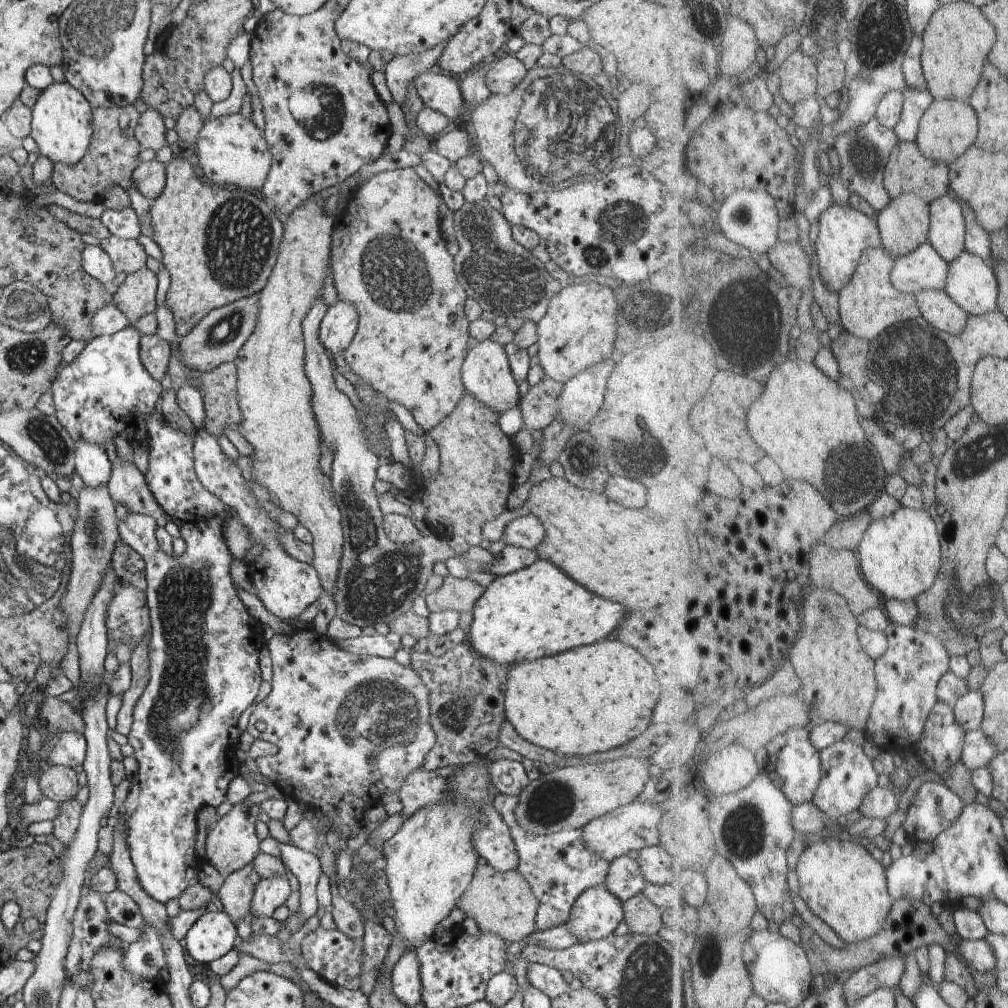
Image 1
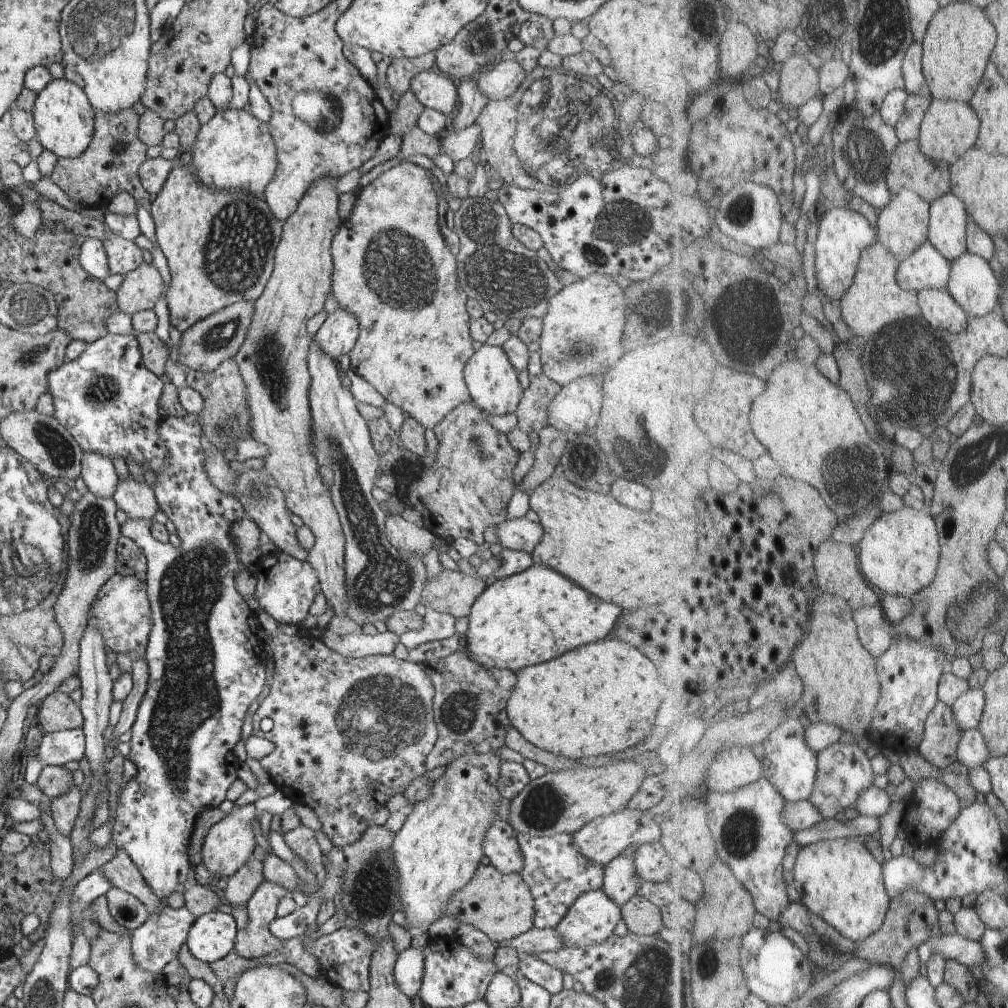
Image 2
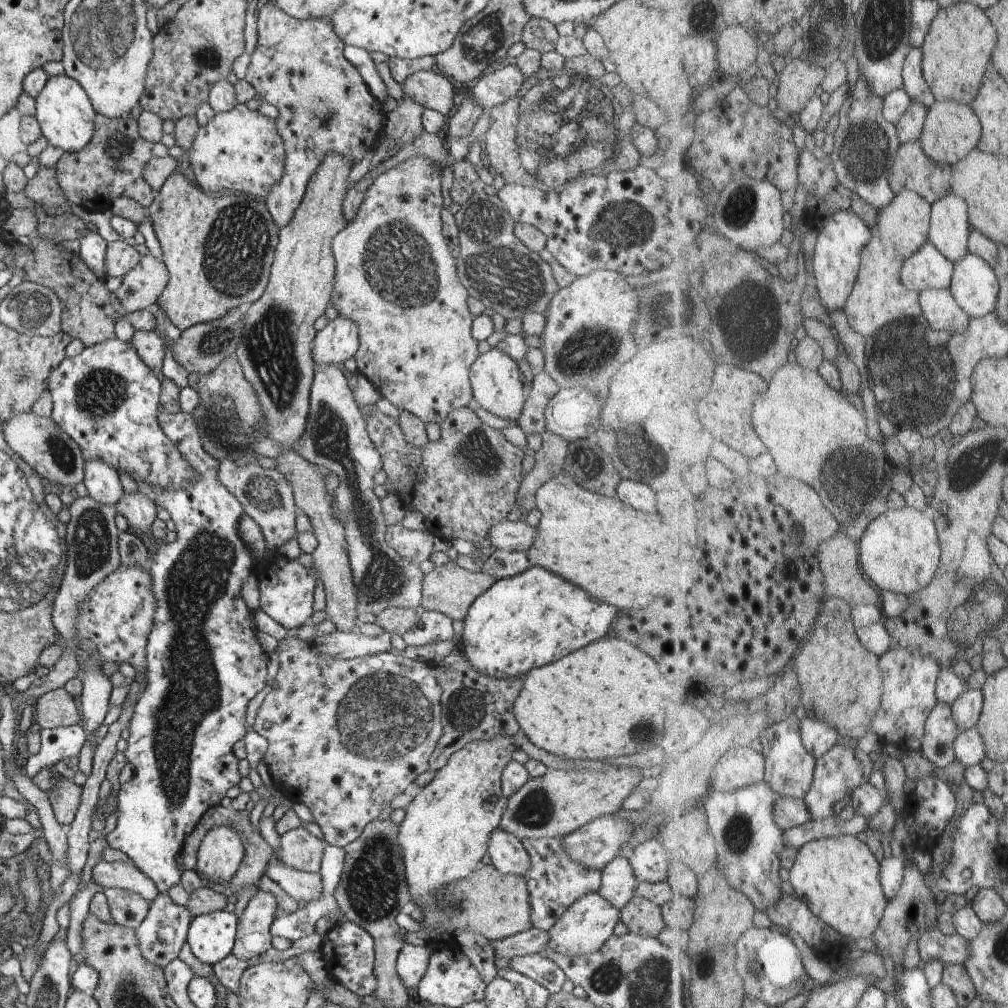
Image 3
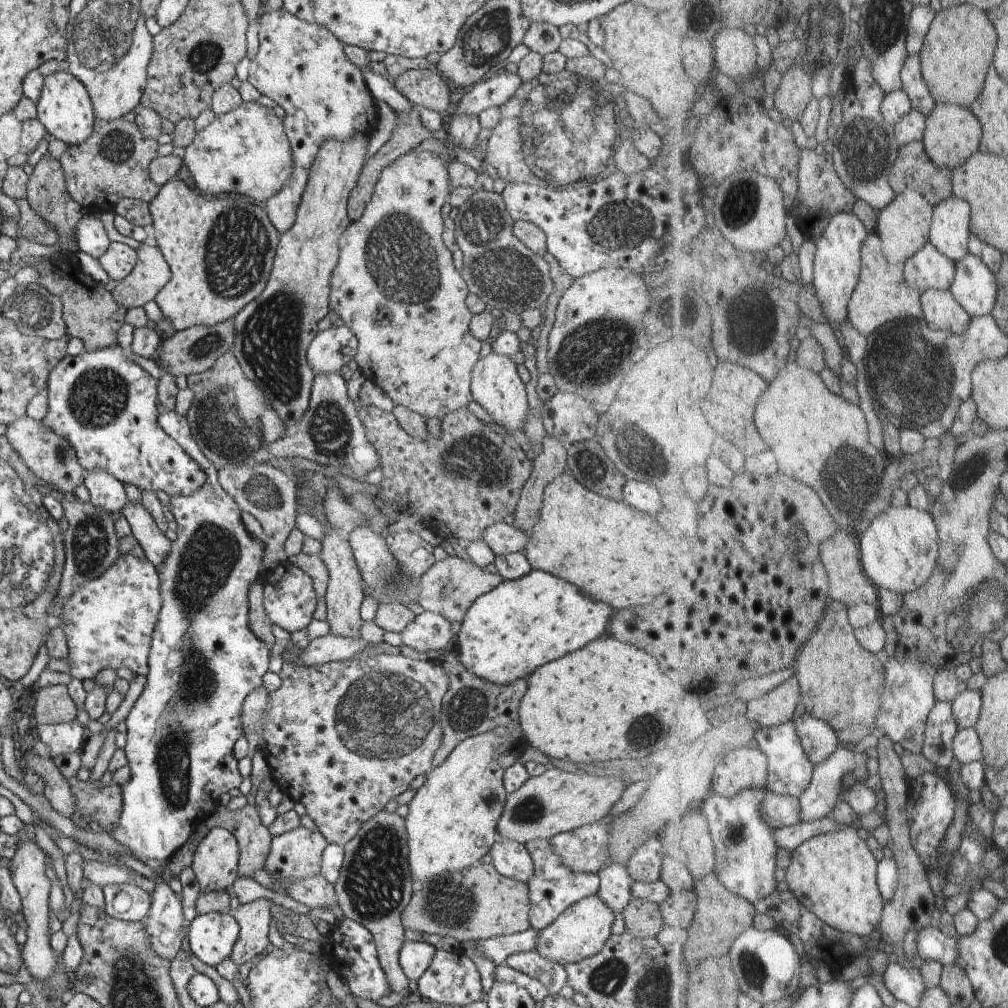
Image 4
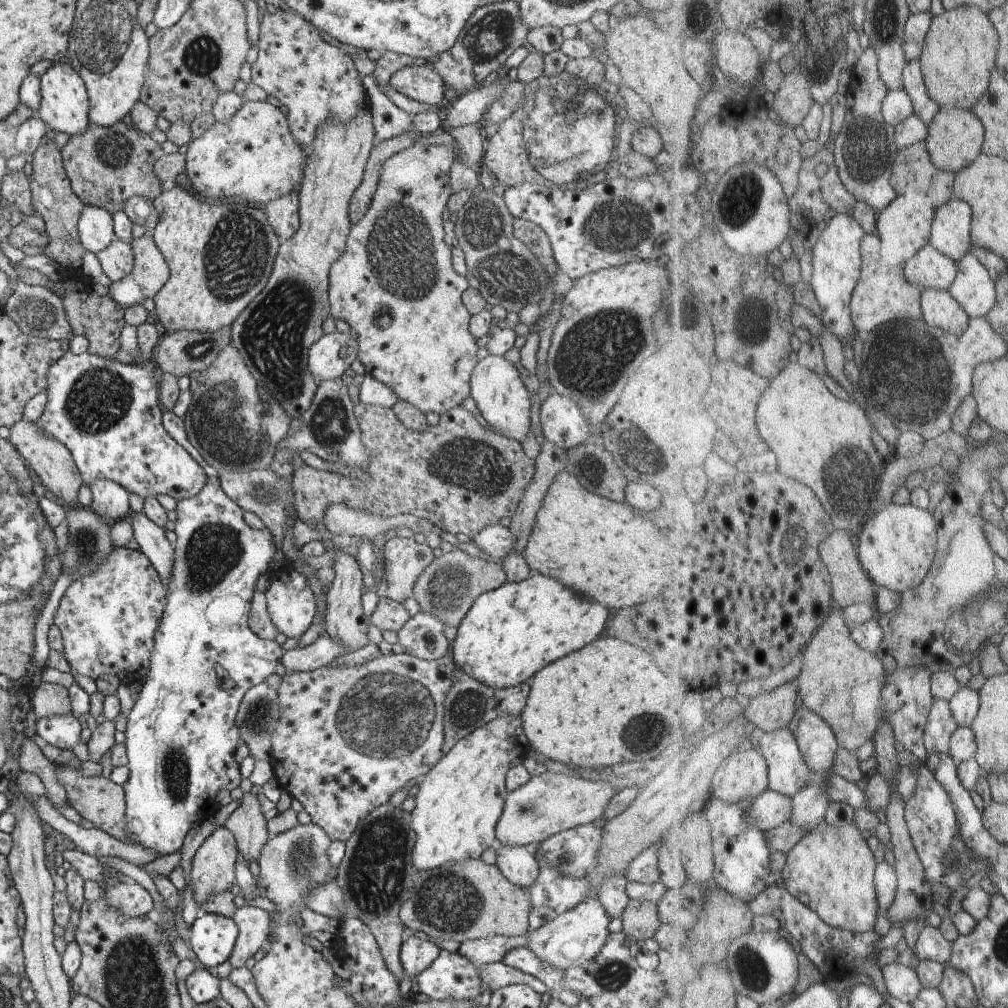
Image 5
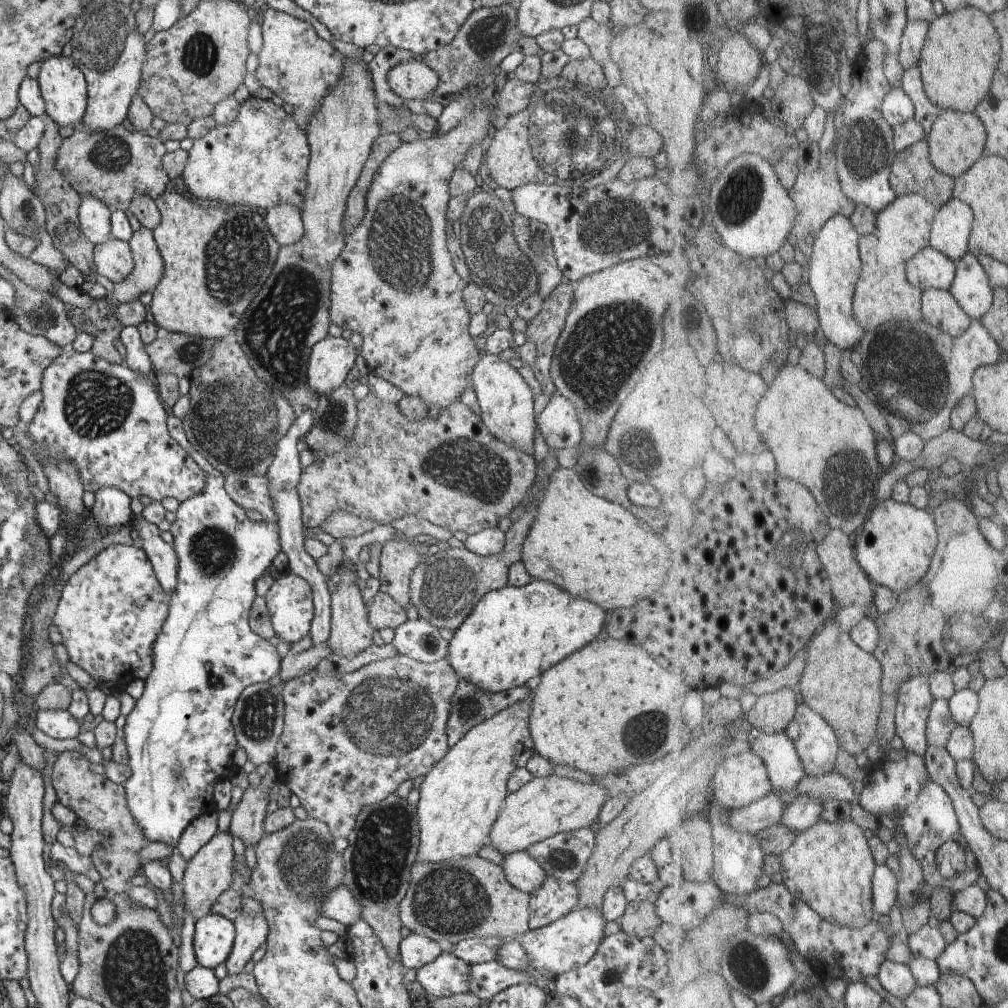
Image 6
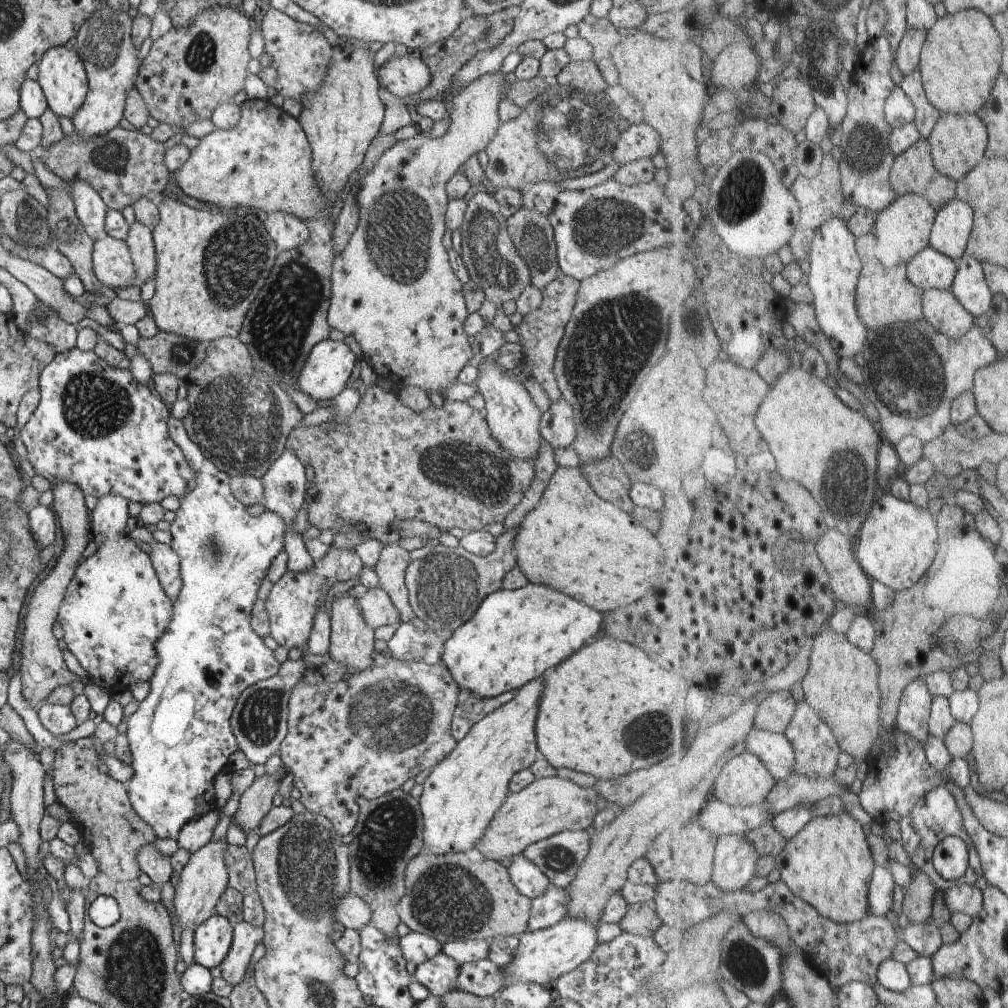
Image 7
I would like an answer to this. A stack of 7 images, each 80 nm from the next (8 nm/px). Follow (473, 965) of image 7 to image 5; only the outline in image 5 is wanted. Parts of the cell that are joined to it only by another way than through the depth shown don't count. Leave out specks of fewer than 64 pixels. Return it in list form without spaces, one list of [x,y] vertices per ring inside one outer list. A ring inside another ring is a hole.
[[[502,961],[479,965],[477,973],[483,984],[483,991],[491,990],[494,992],[508,985],[523,984],[532,988],[541,996],[549,993],[547,986],[543,982],[518,969],[509,967]]]

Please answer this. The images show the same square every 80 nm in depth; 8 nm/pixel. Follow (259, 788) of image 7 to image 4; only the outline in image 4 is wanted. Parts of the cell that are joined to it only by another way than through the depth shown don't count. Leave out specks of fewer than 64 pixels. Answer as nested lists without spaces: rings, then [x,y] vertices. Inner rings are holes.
[[[247,803],[243,808],[240,808],[237,811],[225,809],[218,810],[206,824],[208,824],[208,828],[224,827],[236,837],[239,844],[239,863],[237,866],[238,877],[247,876],[253,878],[254,870],[263,868],[273,836],[270,834],[269,828],[264,826],[260,821],[256,806]]]

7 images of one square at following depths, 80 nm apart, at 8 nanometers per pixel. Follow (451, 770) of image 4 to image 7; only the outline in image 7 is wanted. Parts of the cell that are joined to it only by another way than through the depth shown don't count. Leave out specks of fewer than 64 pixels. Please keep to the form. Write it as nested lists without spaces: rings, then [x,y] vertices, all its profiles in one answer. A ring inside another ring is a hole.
[[[546,675],[527,682],[515,691],[509,703],[479,720],[468,734],[457,742],[454,750],[439,762],[423,784],[419,798],[424,830],[423,844],[435,855],[449,852],[473,854],[474,843],[482,836],[494,813],[502,806],[509,793],[509,782],[516,772],[528,769],[540,755],[535,733],[535,724],[544,692]]]

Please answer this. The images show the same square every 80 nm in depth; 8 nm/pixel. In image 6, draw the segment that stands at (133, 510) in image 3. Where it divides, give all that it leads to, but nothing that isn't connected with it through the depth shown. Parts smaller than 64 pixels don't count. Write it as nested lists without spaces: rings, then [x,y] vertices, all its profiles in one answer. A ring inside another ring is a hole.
[[[140,517],[134,518],[134,524],[139,530],[142,549],[154,567],[156,578],[167,593],[173,594],[178,584],[177,564],[179,560],[176,552],[173,551],[172,544],[162,540],[158,525],[149,523]]]

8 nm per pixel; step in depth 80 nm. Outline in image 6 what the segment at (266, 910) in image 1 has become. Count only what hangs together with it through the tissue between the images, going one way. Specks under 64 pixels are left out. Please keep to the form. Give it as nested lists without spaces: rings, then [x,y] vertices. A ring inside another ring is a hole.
[[[242,913],[233,922],[235,926],[235,939],[228,955],[223,962],[227,974],[238,974],[250,962],[254,952],[266,942],[269,926],[262,913],[254,916]]]

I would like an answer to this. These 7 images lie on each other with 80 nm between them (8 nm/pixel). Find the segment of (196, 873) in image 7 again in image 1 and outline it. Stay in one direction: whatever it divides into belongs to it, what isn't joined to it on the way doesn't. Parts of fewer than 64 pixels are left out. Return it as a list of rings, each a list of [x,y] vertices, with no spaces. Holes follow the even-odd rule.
[[[244,799],[235,804],[232,810],[224,815],[206,834],[205,861],[214,866],[223,877],[227,877],[234,871],[239,871],[249,863],[252,863],[256,855],[261,852],[260,840],[256,835],[256,820],[261,812],[258,804]]]

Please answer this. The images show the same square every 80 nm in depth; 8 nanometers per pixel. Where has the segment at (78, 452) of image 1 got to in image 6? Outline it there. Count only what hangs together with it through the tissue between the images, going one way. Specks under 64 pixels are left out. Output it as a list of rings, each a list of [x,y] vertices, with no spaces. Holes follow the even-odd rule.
[[[104,487],[95,493],[95,504],[89,511],[90,518],[101,531],[117,530],[122,525],[134,520],[130,510],[131,498],[121,490]]]

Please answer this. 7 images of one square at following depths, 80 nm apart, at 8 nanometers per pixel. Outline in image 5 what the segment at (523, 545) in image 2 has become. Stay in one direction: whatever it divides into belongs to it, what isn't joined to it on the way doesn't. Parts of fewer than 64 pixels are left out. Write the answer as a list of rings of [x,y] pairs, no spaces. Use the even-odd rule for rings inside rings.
[[[500,524],[482,529],[471,542],[492,560],[502,560],[516,547],[510,528]]]

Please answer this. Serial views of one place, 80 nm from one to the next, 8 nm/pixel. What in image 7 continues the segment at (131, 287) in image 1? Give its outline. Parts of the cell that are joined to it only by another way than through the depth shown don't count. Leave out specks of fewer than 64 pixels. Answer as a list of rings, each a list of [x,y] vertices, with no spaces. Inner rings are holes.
[[[136,220],[129,226],[125,241],[136,273],[132,286],[140,286],[148,278],[154,278],[155,276],[156,253],[152,229]]]

